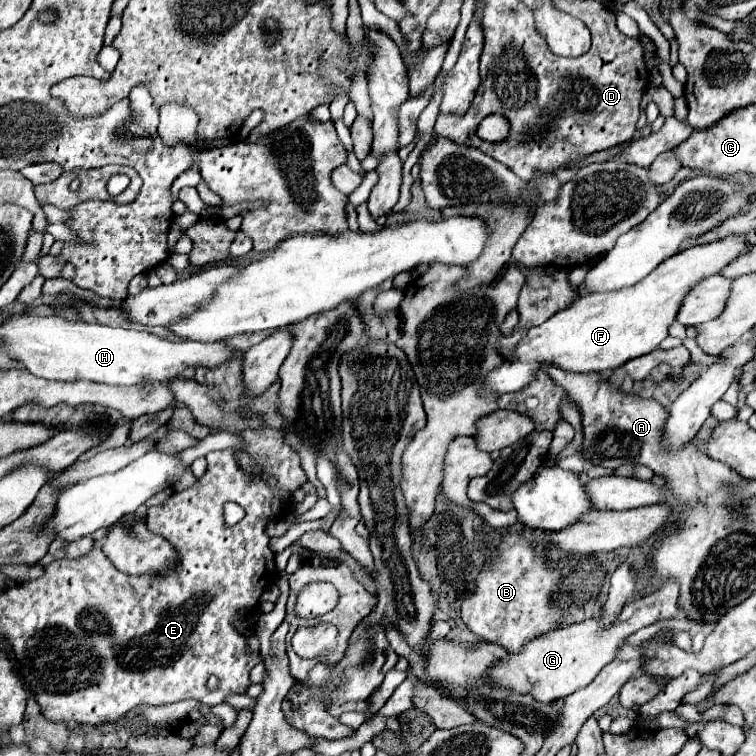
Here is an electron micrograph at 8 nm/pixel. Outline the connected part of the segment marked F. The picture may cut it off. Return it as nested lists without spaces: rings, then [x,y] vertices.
[[[730,235],[712,243],[694,245],[664,261],[664,265],[658,265],[648,277],[632,287],[580,297],[576,303],[556,313],[540,327],[532,327],[516,345],[514,355],[506,359],[504,365],[488,373],[488,389],[498,395],[514,393],[532,381],[540,363],[552,363],[574,373],[592,373],[616,369],[630,359],[654,351],[668,337],[668,327],[676,321],[684,297],[700,281],[722,273],[726,265],[750,249],[752,245],[744,235]]]

